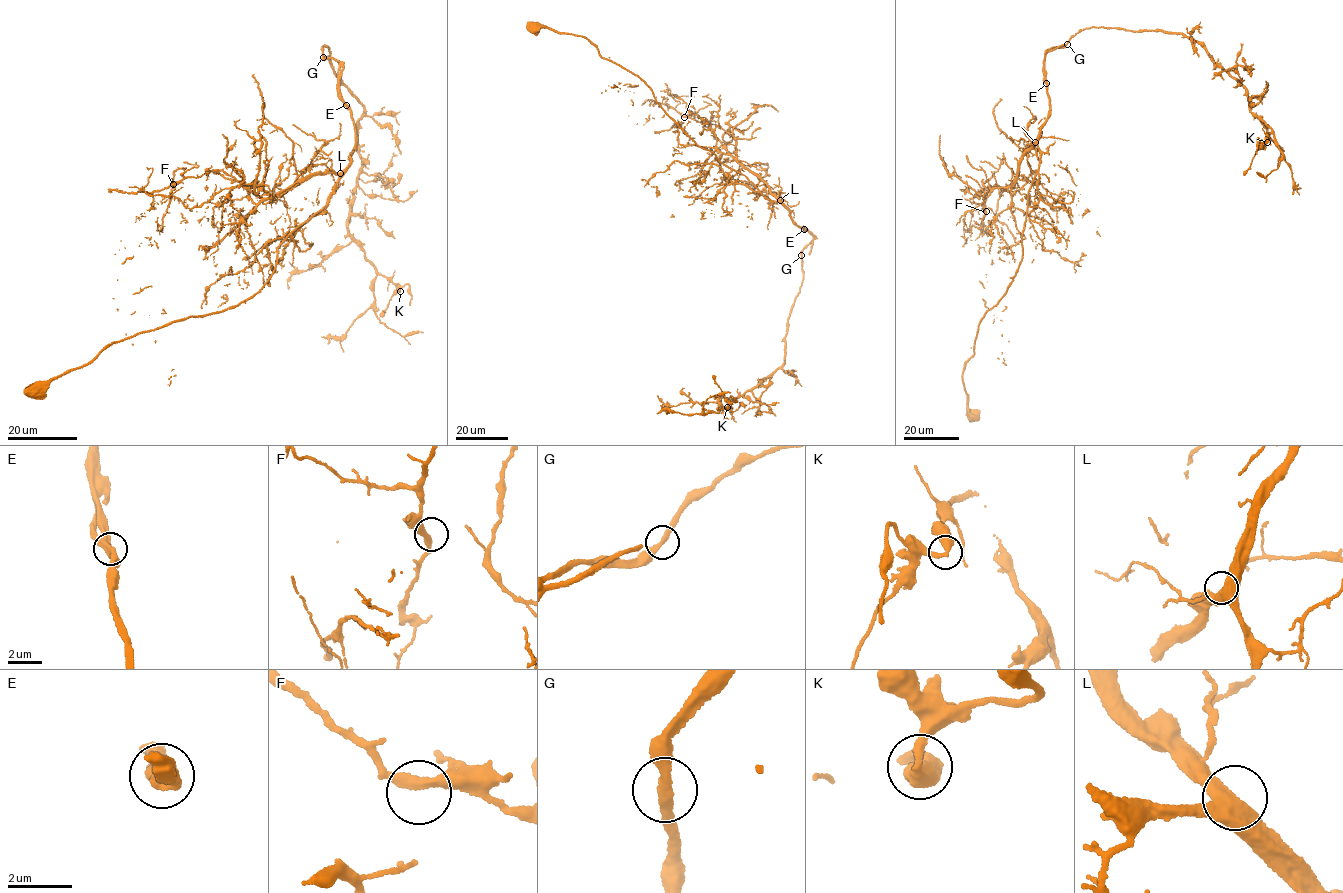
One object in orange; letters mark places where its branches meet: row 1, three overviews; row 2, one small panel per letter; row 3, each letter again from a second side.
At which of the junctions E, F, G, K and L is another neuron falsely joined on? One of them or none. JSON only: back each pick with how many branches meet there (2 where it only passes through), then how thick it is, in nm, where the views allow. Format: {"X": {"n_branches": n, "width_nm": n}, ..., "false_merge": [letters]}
{"E": {"n_branches": 2, "width_nm": 440}, "false_merge": ["E"]}

